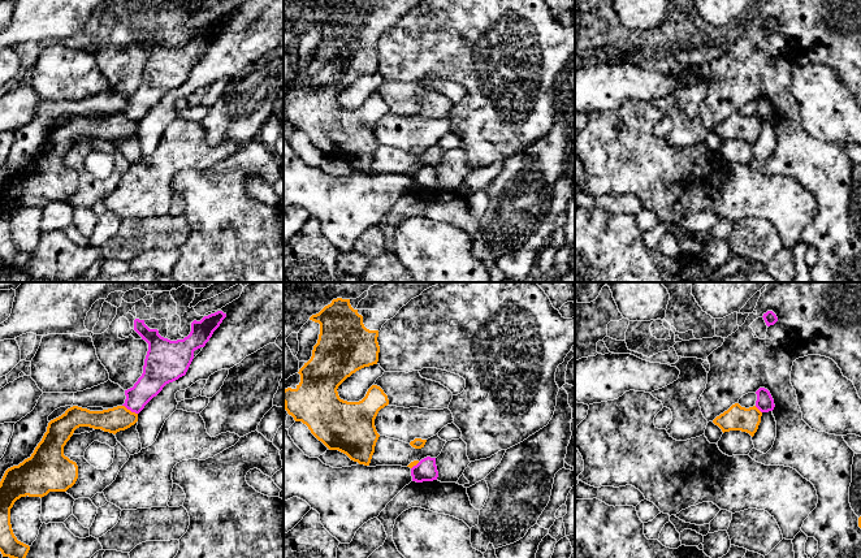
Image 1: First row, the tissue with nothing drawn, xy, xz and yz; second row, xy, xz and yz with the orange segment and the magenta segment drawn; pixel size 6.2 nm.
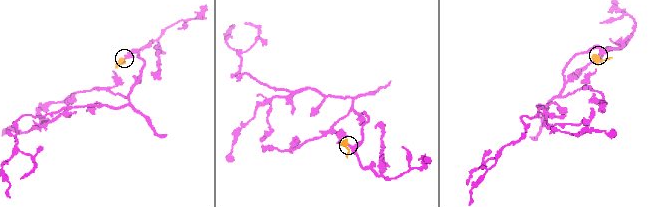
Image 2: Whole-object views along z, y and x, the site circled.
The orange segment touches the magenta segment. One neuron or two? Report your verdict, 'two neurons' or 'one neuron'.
two neurons

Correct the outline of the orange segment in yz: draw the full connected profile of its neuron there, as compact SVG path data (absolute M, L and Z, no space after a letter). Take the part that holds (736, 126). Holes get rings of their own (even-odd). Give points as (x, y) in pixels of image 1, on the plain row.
M735 112L727 120L717 125L713 131L718 134L723 142L741 139L753 146L761 131L761 125L762 121L756 114L745 117Z

